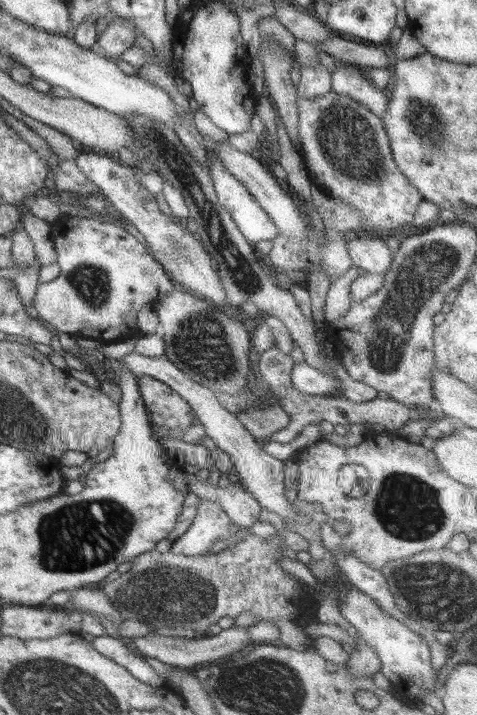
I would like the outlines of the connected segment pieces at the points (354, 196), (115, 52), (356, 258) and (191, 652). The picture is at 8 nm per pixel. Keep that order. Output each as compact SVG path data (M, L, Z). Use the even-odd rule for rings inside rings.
M331 90L312 99L298 97L297 122L301 157L313 185L317 185L331 198L356 210L364 220L364 228L373 233L377 230L398 231L405 225L410 225L419 205L425 199L395 164L381 116L374 114L360 102Z
M113 18L97 38L95 49L109 59L117 60L136 43L136 26L129 19Z
M375 235L346 242L353 266L365 273L386 275L392 266L392 252L388 245Z
M232 626L227 630L222 630L217 636L207 634L195 639L154 636L151 633L150 635L140 636L139 638L129 638L130 640L126 644L140 655L159 660L170 667L174 666L186 670L194 670L215 660L230 658L233 656L233 653L241 651L248 645L253 644L254 641L251 641L247 635L247 629Z

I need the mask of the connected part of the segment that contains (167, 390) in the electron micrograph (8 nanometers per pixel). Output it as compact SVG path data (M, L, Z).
M151 376L140 377L138 389L150 415L149 421L155 428L186 429L195 422L196 414L184 397L161 380Z

